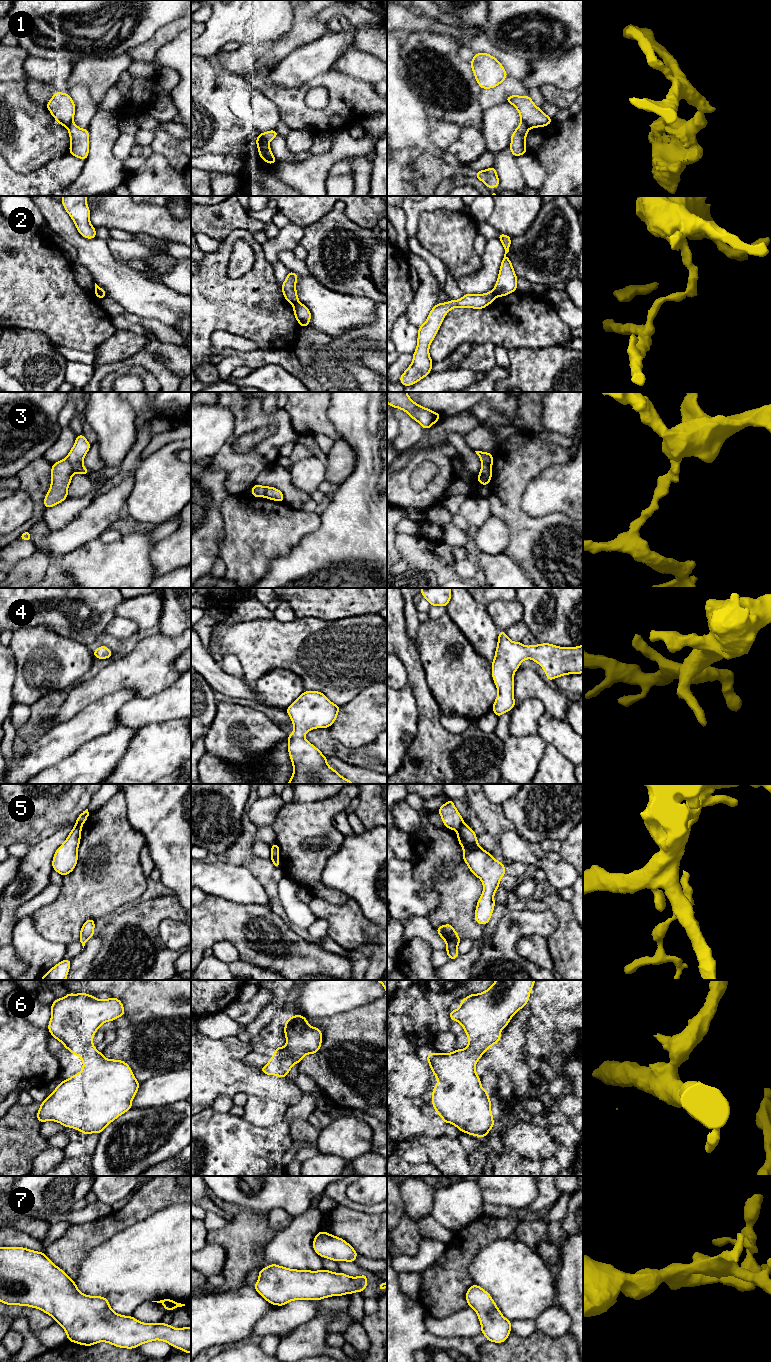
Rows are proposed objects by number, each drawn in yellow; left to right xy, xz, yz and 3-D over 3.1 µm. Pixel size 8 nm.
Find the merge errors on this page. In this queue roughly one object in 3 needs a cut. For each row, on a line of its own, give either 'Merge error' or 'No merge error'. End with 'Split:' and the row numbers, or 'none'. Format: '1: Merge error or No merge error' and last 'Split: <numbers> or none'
1: Merge error
2: Merge error
3: Merge error
4: No merge error
5: Merge error
6: No merge error
7: No merge error
Split: 1, 2, 3, 5

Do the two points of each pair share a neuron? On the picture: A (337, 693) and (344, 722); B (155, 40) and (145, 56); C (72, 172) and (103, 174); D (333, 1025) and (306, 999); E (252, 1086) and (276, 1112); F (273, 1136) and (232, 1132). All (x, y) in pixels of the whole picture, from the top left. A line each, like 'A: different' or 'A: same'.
A: different
B: same
C: different
D: different
E: different
F: same

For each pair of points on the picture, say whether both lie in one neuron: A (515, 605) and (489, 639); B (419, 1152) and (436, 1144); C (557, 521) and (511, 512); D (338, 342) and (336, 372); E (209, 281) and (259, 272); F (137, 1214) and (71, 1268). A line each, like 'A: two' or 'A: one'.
A: two
B: two
C: one
D: one
E: one
F: one

